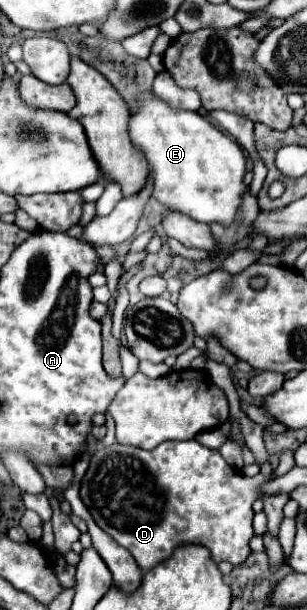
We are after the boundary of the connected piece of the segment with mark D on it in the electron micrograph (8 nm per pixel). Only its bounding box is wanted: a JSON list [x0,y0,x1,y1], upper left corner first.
[81,439,269,571]

